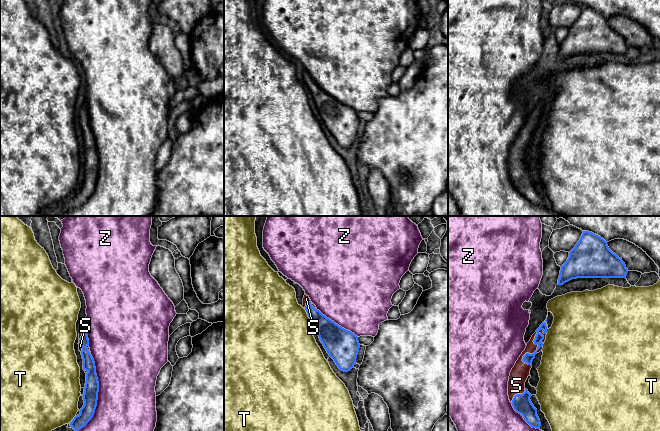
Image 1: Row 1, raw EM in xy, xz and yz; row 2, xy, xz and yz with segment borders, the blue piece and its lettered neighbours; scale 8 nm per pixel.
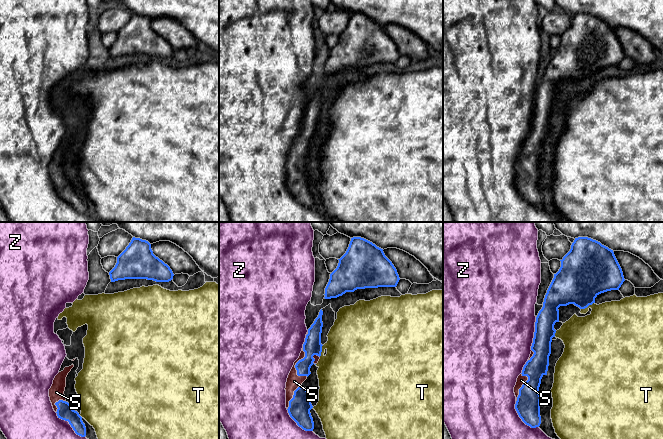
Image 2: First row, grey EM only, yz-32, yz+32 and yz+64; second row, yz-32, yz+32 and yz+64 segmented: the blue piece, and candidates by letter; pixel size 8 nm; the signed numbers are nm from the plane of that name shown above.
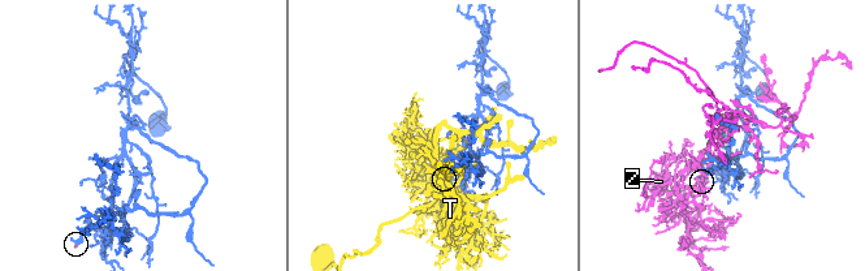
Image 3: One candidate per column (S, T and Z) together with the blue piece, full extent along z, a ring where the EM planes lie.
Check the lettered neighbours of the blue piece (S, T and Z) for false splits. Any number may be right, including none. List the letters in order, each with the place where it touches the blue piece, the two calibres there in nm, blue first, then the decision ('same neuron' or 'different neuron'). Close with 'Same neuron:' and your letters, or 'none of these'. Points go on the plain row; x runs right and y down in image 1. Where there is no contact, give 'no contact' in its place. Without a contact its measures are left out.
S: contact yz (534, 128); calibres 80 and 140 nm; same neuron
T: contact xz (308, 91); calibres 200 and 480 nm; different neuron
Z: contact xy (97, 170); calibres 120 and 480 nm; different neuron
Same neuron: S

